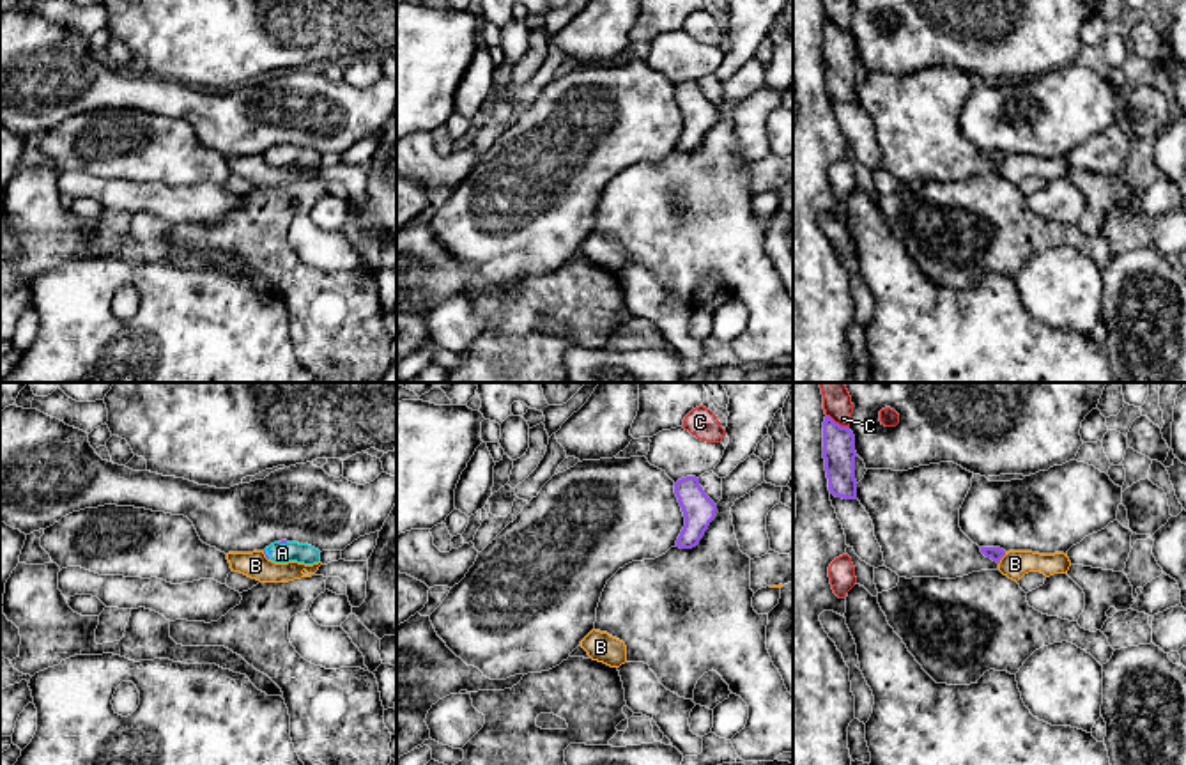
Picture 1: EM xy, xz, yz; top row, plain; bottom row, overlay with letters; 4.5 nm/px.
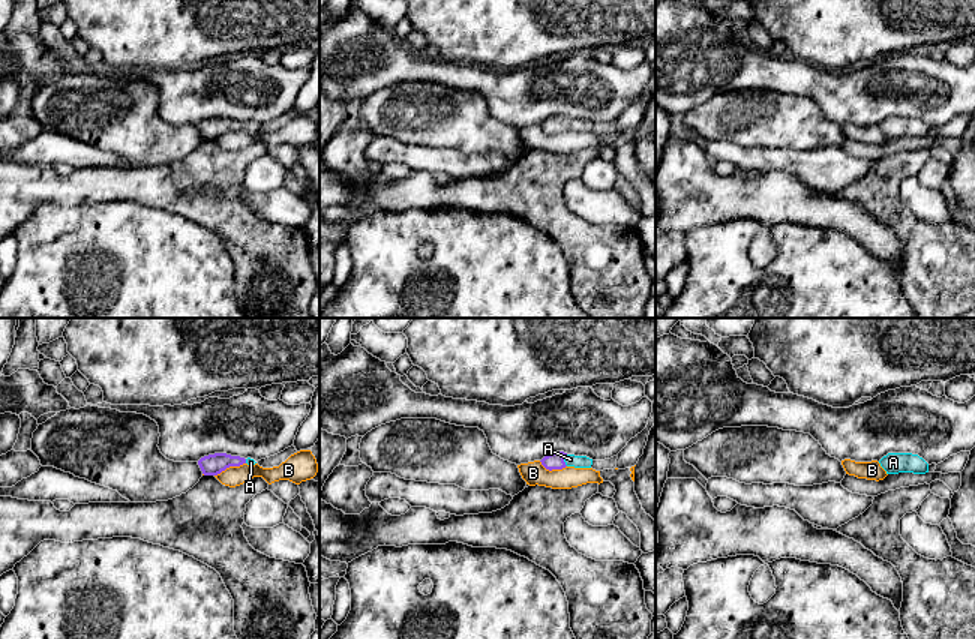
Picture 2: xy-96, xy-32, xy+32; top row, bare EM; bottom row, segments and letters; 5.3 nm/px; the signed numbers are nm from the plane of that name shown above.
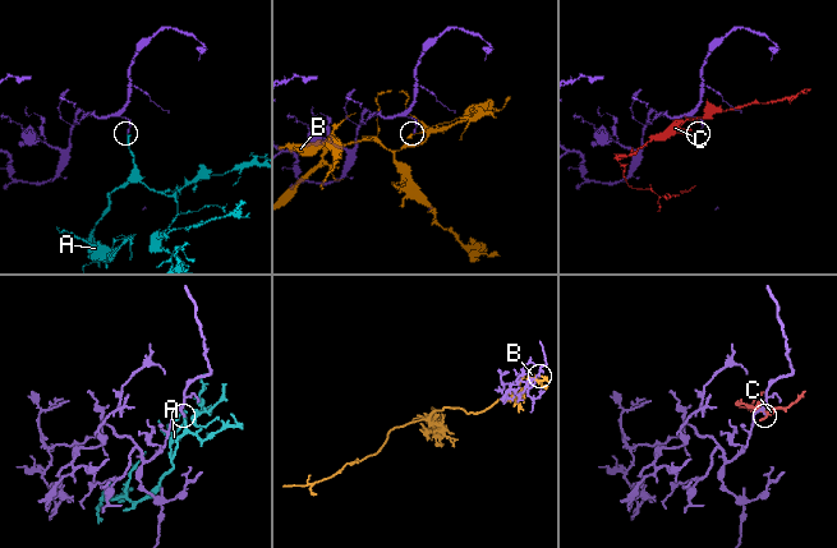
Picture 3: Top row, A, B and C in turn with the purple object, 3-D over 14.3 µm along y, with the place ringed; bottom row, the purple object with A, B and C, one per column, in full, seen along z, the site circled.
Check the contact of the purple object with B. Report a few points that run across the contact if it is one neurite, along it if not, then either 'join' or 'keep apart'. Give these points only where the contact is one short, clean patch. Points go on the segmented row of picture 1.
line yz (1006, 553), (999, 564); keep apart

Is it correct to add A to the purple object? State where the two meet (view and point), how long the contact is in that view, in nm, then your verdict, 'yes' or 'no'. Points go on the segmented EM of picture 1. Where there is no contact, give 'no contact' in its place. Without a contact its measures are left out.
contact xy (269, 553); length 50 nm; yes

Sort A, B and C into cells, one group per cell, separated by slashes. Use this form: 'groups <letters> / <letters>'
groups A / B / C

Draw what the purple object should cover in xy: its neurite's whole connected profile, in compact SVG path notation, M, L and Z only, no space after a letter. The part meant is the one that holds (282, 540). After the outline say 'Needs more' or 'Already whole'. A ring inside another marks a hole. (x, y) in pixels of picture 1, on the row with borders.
M274 542L264 551L266 558L274 563L289 563L297 561L304 565L313 565L320 561L320 551L308 545L308 544L297 544L297 542Z. Needs more

